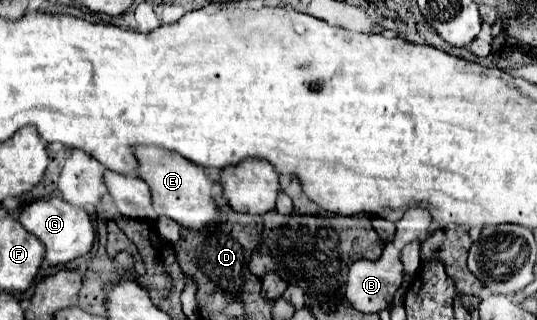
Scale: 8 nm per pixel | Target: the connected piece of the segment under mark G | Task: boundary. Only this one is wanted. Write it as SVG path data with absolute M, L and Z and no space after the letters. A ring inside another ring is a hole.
M43 197L27 203L19 213L19 223L45 245L45 261L51 265L65 265L81 255L87 255L95 241L93 219L79 207L61 197Z

